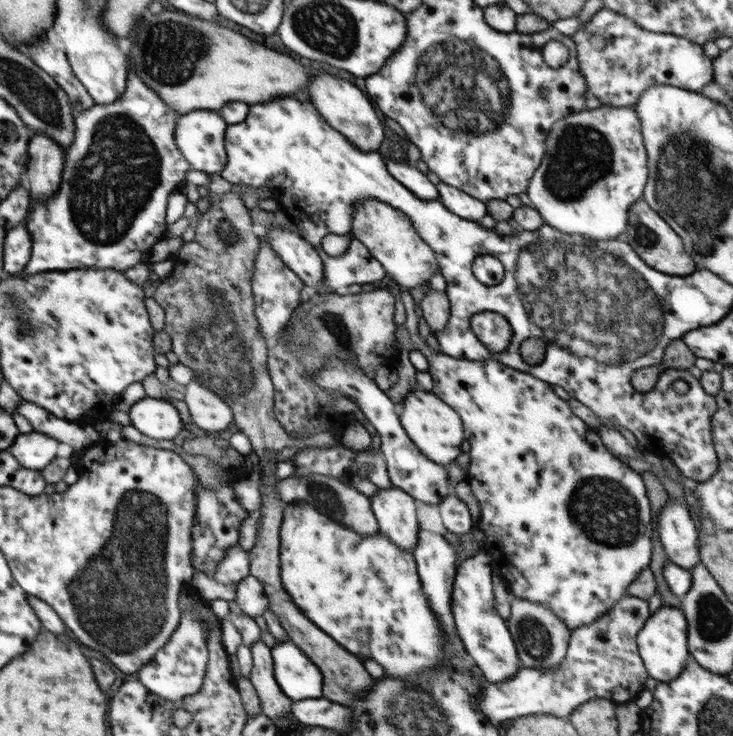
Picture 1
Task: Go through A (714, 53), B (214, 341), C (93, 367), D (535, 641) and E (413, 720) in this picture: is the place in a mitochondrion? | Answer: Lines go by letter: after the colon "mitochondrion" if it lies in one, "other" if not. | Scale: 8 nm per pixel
A: other
B: mitochondrion
C: other
D: mitochondrion
E: mitochondrion

